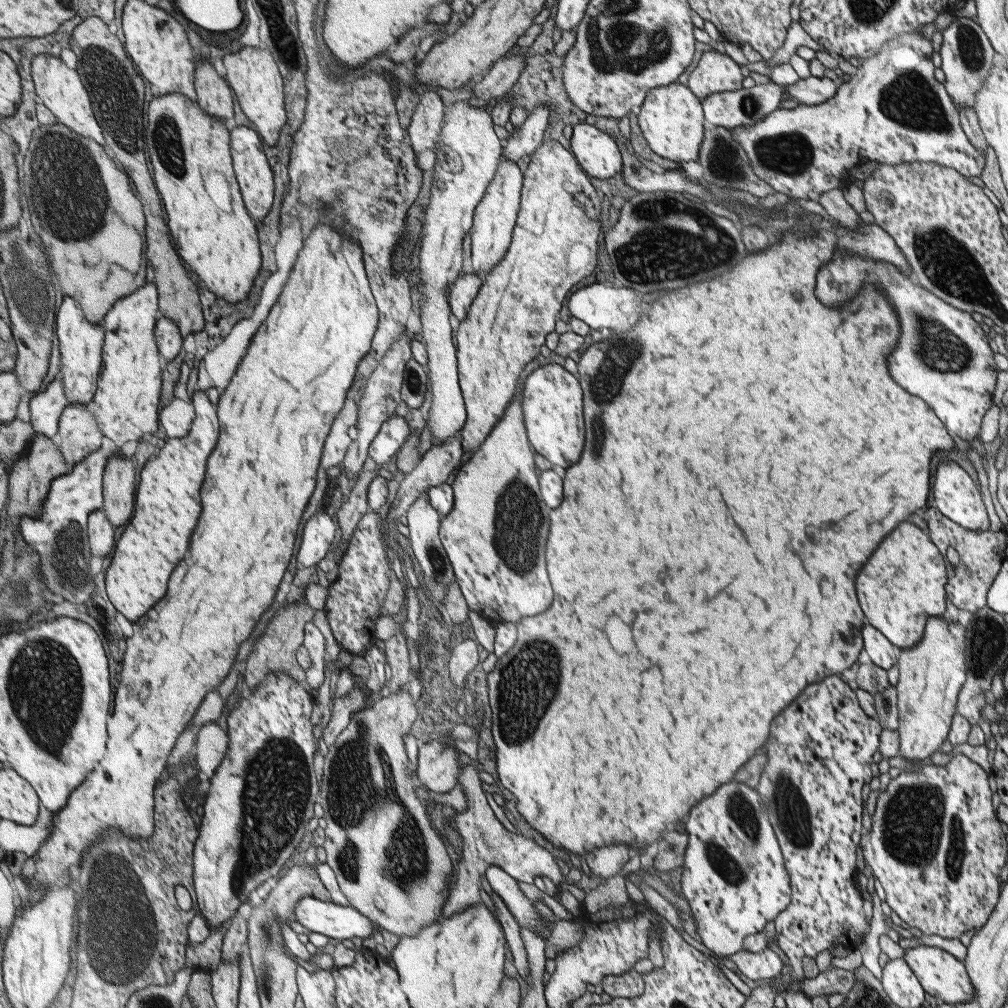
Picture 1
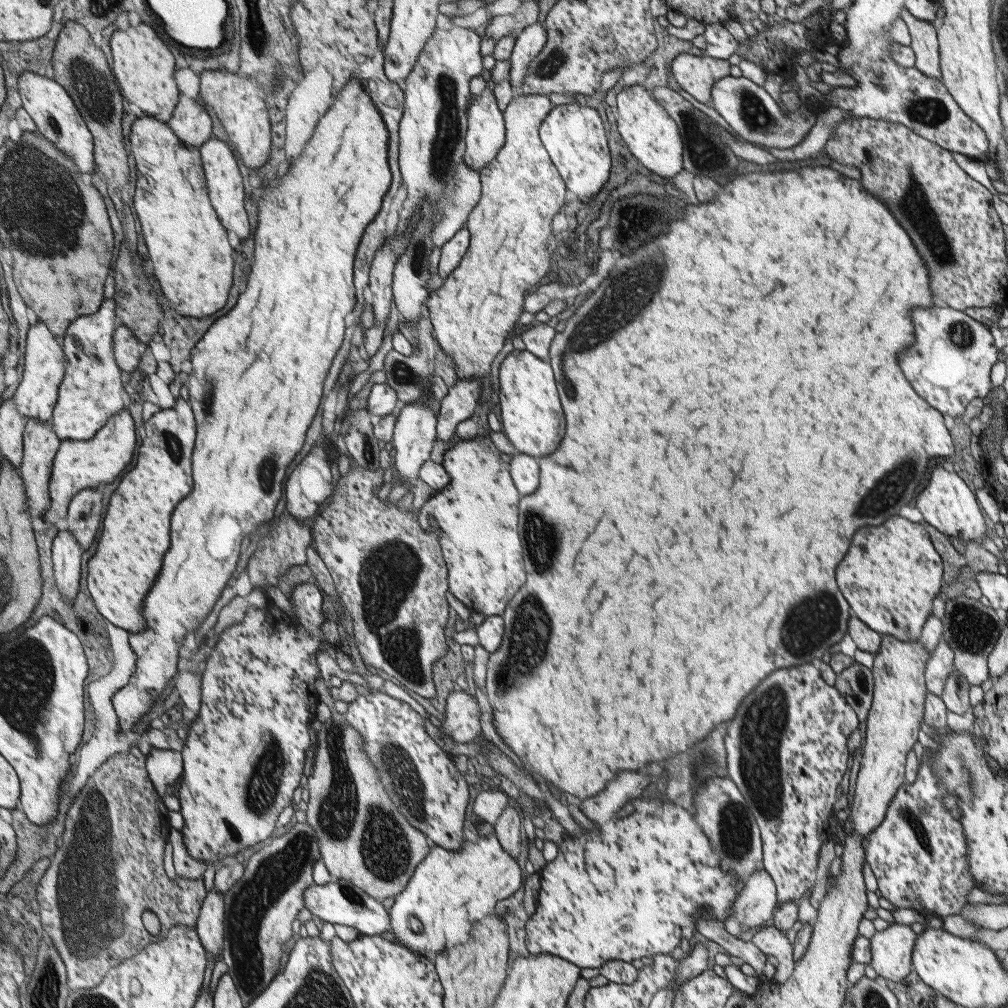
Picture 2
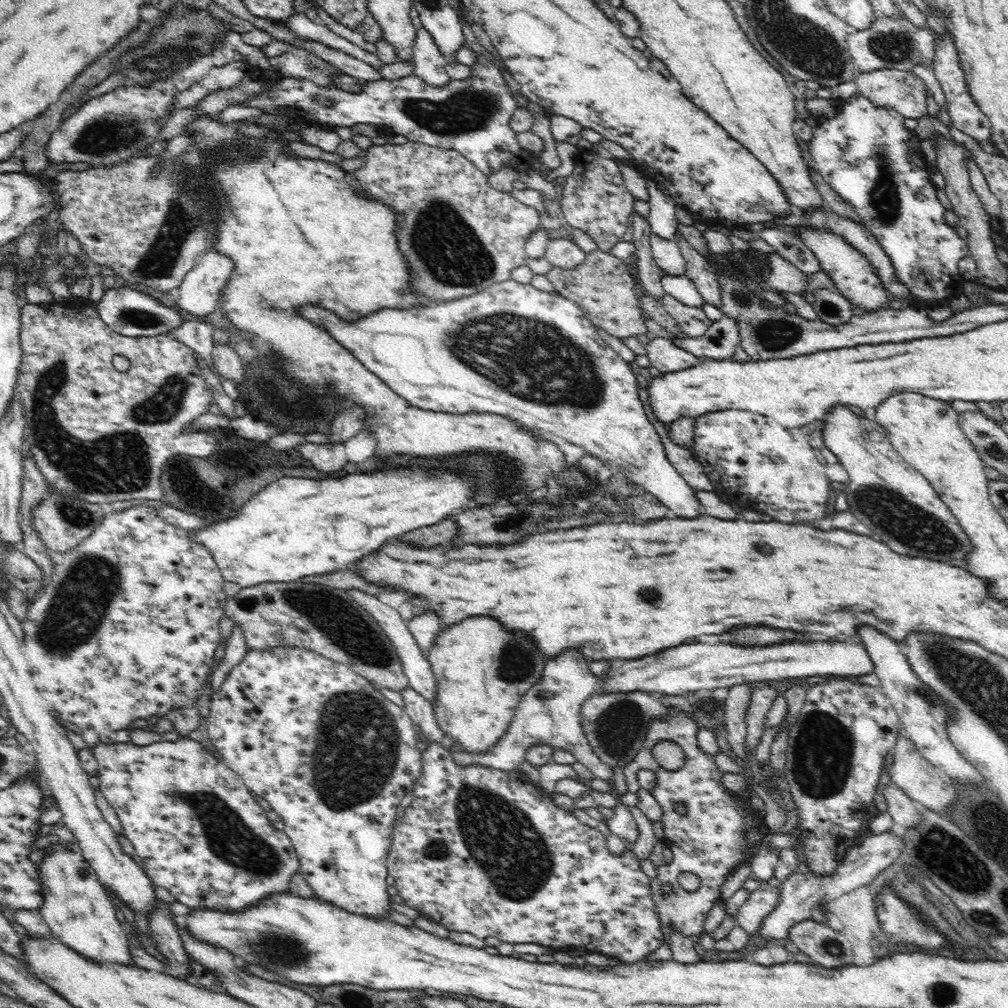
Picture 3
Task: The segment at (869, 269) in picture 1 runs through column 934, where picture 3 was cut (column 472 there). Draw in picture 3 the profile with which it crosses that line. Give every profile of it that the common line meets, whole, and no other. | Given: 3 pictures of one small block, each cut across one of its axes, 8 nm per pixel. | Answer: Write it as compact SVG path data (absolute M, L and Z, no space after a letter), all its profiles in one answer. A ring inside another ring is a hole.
M512 279L496 282L486 289L479 290L470 296L459 297L456 300L422 303L421 306L412 307L412 310L394 310L394 308L380 310L380 312L362 317L356 322L338 320L338 316L334 316L334 312L326 312L326 308L306 308L306 316L310 316L310 320L318 320L318 324L326 324L326 328L330 328L330 332L334 332L334 340L337 340L342 347L353 353L372 374L382 378L394 392L397 392L410 404L414 404L416 408L428 408L428 410L437 413L495 413L509 417L510 420L517 420L528 428L539 428L546 430L546 432L553 432L578 446L582 446L589 454L598 457L601 461L616 464L625 477L631 482L643 486L650 495L658 498L662 504L666 504L678 517L695 519L703 514L703 507L697 500L696 491L684 481L684 478L672 466L670 459L666 456L662 438L644 411L645 405L638 395L638 379L632 373L630 363L622 359L610 346L604 344L604 340L600 338L586 313L567 297L562 298L562 296L546 294L546 292L536 290L531 284L519 284ZM474 348L480 354L476 353ZM481 354L486 354L486 356ZM490 370L494 370L496 378L490 378Z

